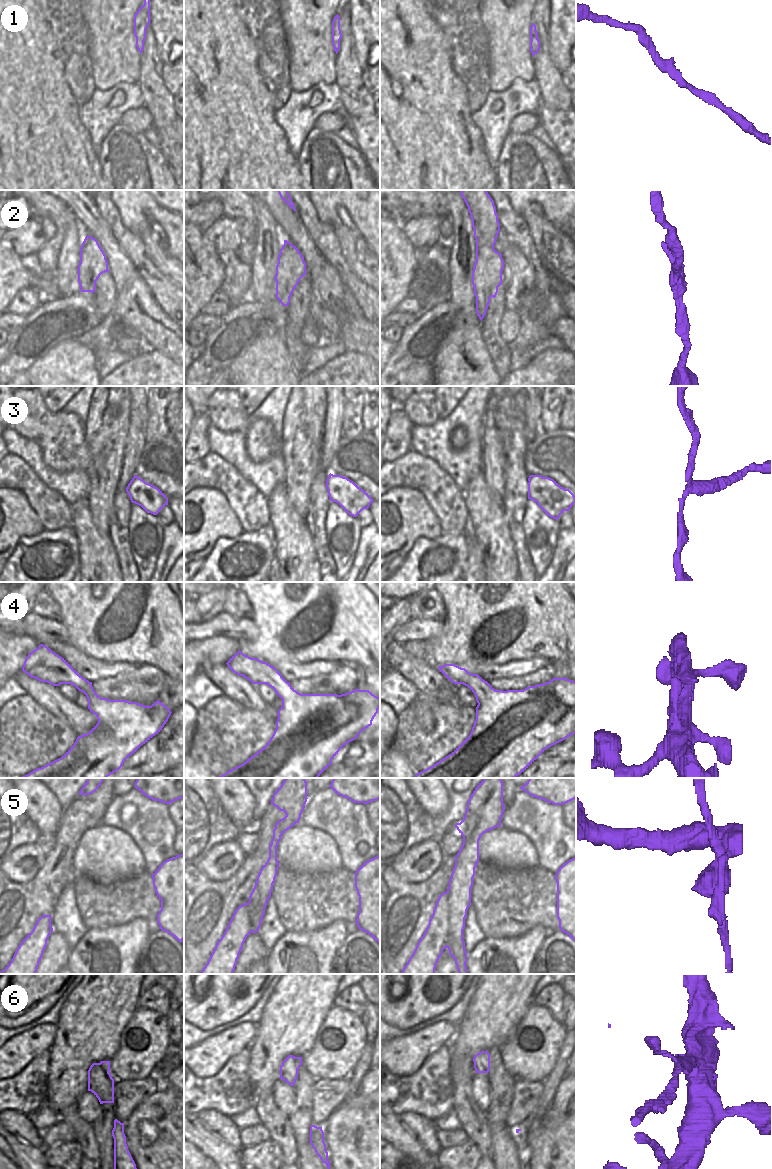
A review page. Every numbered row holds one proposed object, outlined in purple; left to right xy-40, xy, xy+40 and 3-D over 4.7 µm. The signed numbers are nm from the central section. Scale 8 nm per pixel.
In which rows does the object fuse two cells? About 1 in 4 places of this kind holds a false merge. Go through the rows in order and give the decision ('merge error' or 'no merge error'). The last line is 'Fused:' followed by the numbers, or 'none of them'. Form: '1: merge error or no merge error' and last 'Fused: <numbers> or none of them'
1: no merge error
2: no merge error
3: merge error
4: no merge error
5: no merge error
6: merge error
Fused: 3, 6

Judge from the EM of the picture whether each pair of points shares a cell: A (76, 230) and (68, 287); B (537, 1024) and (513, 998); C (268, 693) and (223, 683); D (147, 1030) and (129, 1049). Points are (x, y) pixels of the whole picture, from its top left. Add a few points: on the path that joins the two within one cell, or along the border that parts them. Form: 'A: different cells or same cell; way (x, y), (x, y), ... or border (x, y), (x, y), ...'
A: same cell; way (71, 244), (68, 273)
B: different cells; border (532, 1003), (513, 1031)
C: different cells; border (255, 684), (259, 695), (270, 705)
D: same cell; way (150, 1039), (148, 1047), (143, 1051), (138, 1051)

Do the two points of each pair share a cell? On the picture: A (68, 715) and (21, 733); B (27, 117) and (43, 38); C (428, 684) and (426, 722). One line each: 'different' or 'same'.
A: different
B: same
C: different

